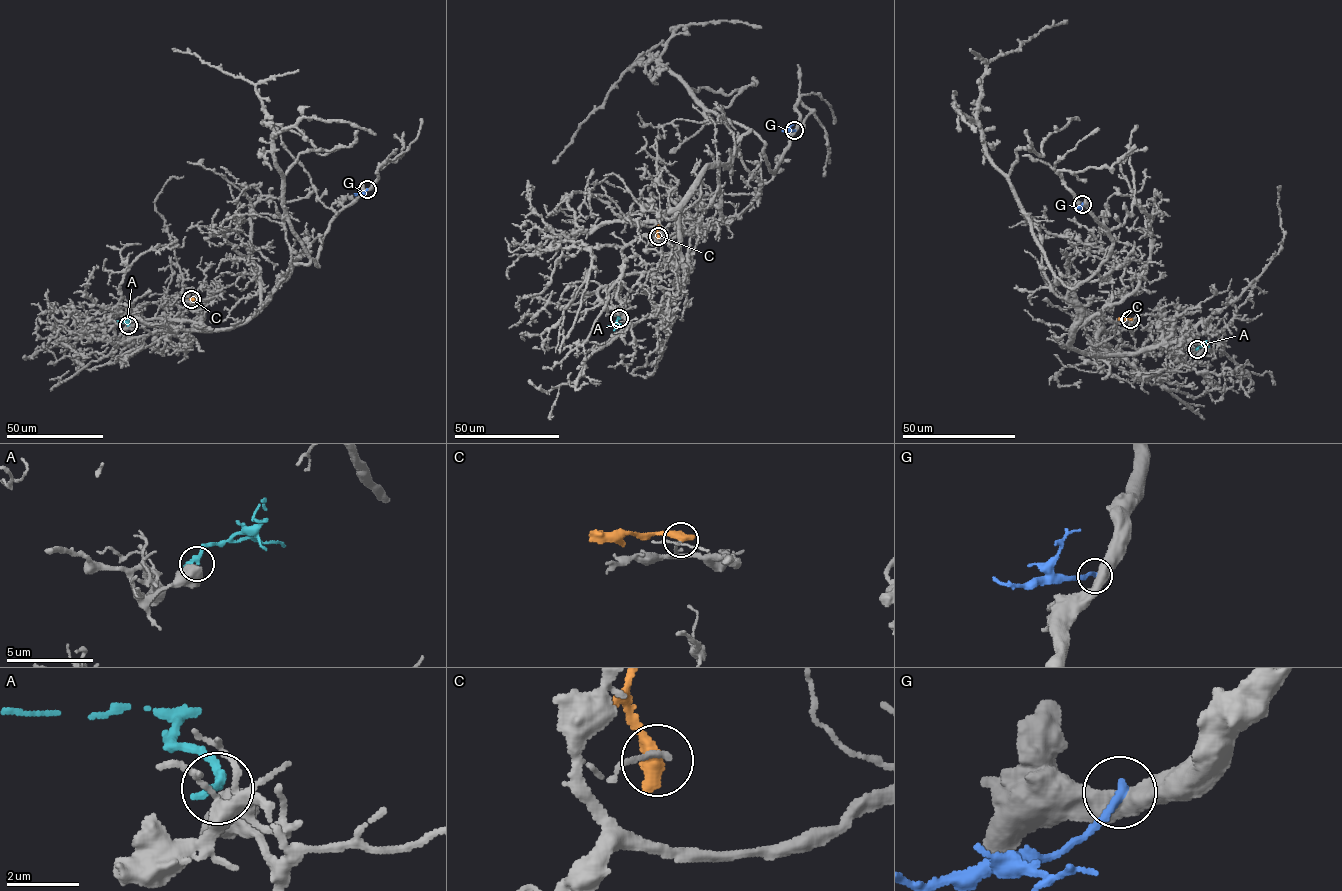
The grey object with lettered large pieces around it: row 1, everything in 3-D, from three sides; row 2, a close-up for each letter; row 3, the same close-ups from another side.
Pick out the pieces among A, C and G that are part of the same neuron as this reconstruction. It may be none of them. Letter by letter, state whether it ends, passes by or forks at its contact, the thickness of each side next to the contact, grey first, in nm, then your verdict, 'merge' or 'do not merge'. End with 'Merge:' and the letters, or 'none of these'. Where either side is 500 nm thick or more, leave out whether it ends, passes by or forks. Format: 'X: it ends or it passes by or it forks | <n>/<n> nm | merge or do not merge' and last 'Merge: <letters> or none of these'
A: 550/190 nm | merge
C: 150/500 nm | do not merge
G: 550/240 nm | do not merge
Merge: A

